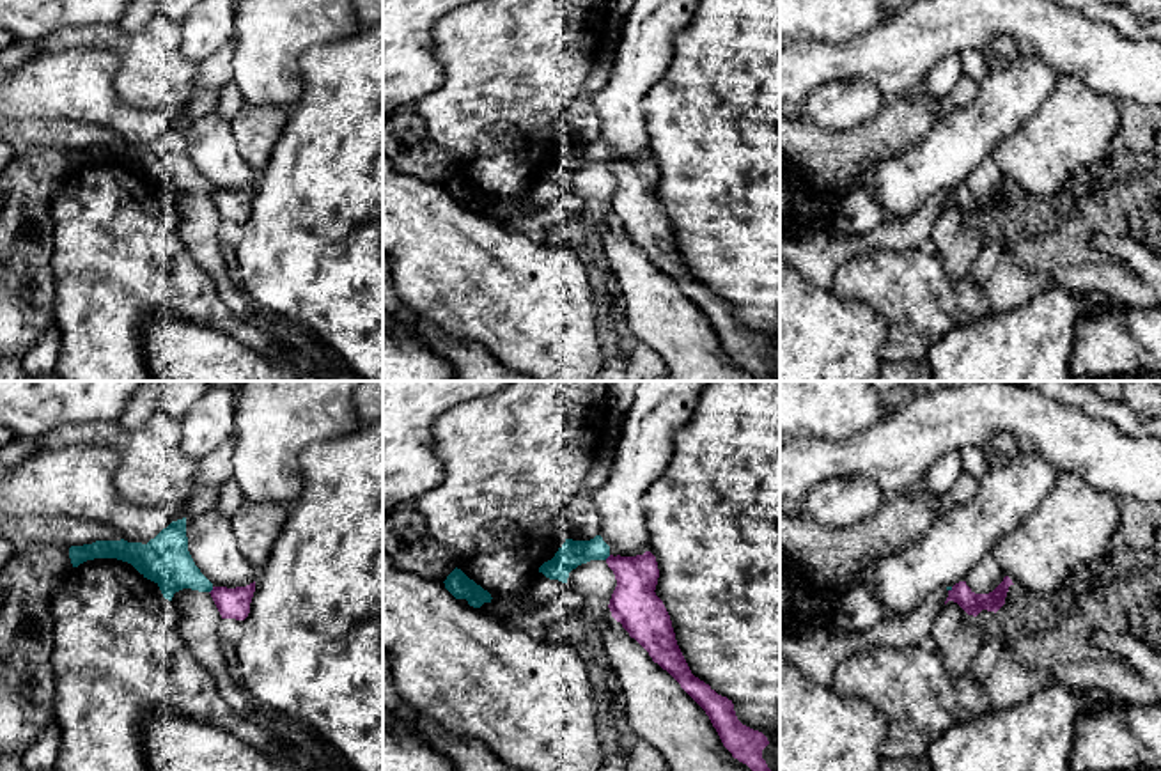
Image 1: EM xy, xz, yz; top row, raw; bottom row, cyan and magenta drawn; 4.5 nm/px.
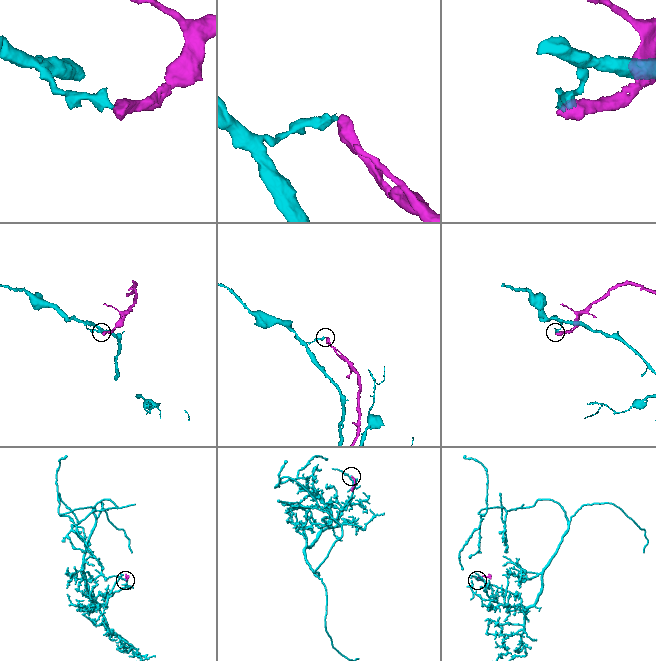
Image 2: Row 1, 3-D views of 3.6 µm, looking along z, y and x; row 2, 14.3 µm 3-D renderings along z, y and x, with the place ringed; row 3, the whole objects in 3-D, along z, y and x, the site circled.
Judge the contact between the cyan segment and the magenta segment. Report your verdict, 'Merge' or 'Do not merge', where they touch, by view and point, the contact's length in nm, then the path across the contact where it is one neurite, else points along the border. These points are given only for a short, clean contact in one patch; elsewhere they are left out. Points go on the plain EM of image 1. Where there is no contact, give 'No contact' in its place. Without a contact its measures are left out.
Do not merge. Touches cyan at xy (211, 192). Shared border 40 nm. Boundary: xy (213, 190), (210, 195)

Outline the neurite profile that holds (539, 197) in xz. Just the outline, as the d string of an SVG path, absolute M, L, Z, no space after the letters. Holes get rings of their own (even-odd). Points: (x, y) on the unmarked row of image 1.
M558 183L530 184L523 199L495 199L491 202L489 216L502 225L525 214L537 214L557 202L564 190L565 186Z

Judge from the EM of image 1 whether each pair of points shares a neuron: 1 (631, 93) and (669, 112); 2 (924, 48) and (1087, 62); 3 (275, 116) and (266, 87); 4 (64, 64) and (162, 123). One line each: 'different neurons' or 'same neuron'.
1: different neurons
2: same neuron
3: different neurons
4: same neuron

